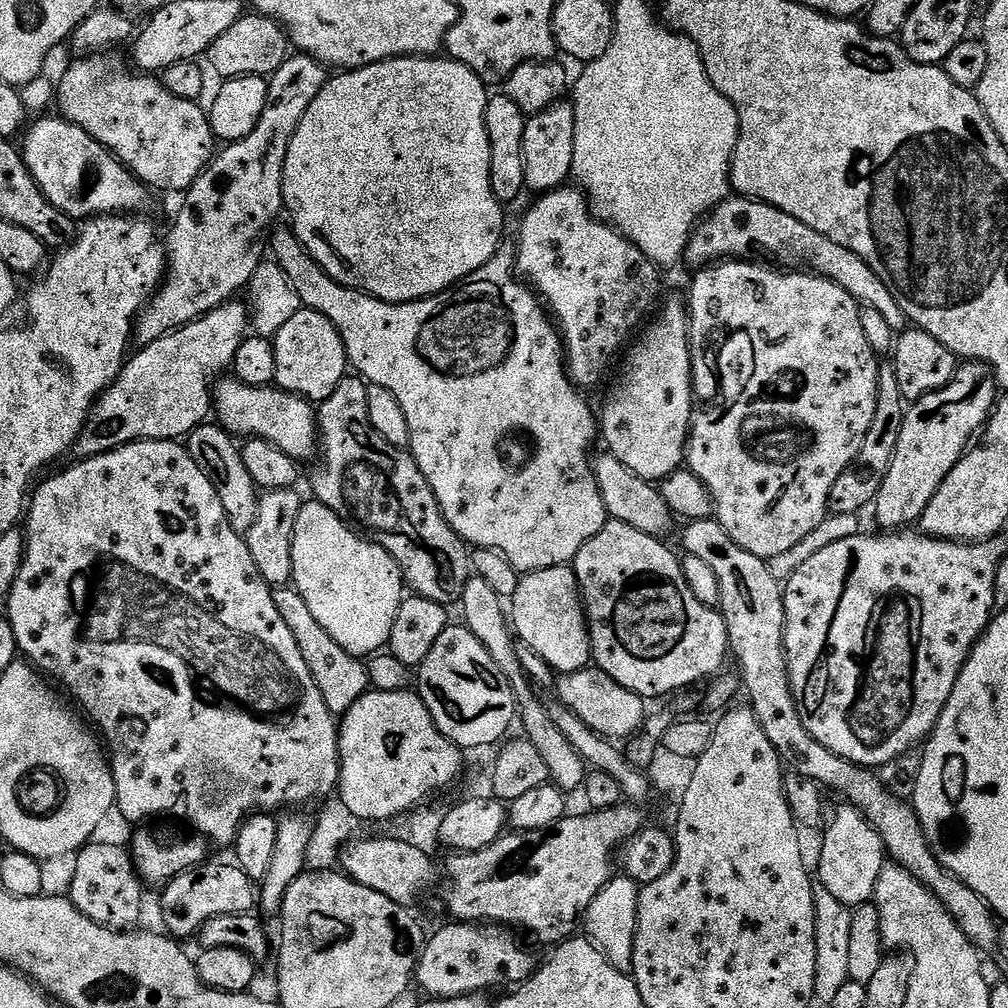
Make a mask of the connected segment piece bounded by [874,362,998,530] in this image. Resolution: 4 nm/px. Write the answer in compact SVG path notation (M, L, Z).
M964 362L957 367L954 378L946 387L915 401L905 411L902 434L898 437L898 450L894 450L894 458L882 482L882 490L878 490L876 495L874 513L876 512L877 522L884 527L881 529L904 530L919 521L926 506L930 506L930 498L934 498L938 486L942 486L946 474L950 474L950 470L954 470L954 466L964 456L964 453L969 451L973 443L971 442L972 435L976 431L979 433L987 425L988 417L992 415L997 399L998 385L992 369L979 362Z

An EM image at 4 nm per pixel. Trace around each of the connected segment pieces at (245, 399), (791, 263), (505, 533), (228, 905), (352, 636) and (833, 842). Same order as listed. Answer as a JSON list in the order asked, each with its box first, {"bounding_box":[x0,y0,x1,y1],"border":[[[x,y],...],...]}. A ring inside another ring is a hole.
[{"bounding_box":[214,378,318,462],"border":[[[224,378],[214,389],[214,416],[220,427],[233,438],[244,436],[265,440],[298,462],[305,462],[315,452],[317,455],[318,416],[313,405],[303,396],[281,392],[272,386],[248,388],[235,378]]]},{"bounding_box":[683,194,909,334],"border":[[[739,194],[729,195],[727,200],[723,200],[697,224],[692,237],[688,239],[683,263],[689,264],[692,270],[703,270],[721,262],[759,260],[775,262],[784,270],[807,270],[825,276],[830,282],[842,286],[842,290],[855,298],[857,304],[878,310],[893,332],[899,334],[909,327],[907,314],[902,306],[898,306],[898,302],[894,302],[894,294],[890,294],[886,282],[882,282],[882,278],[878,278],[878,274],[874,274],[874,270],[870,270],[870,266],[862,262],[854,250],[846,250],[846,246],[830,242],[830,238],[818,234],[818,230],[810,230],[810,226],[774,206],[749,200]]]},{"bounding_box":[270,231,609,574],"border":[[[273,231],[270,236],[270,252],[271,255],[272,252],[276,255],[273,256],[275,263],[279,264],[286,278],[290,278],[290,286],[298,290],[301,305],[334,322],[344,343],[349,365],[368,384],[382,386],[382,390],[390,390],[390,394],[398,398],[398,406],[402,406],[402,414],[406,414],[406,423],[410,426],[410,451],[426,482],[430,482],[448,525],[473,549],[488,548],[491,552],[502,553],[521,574],[571,565],[582,546],[586,546],[586,542],[590,542],[590,538],[594,538],[594,534],[598,534],[598,530],[602,530],[609,519],[602,502],[602,494],[598,490],[596,469],[590,456],[588,460],[588,451],[591,450],[592,443],[598,440],[598,416],[597,413],[592,413],[591,406],[584,401],[585,393],[573,384],[572,377],[568,375],[564,342],[559,327],[546,311],[540,297],[527,283],[522,282],[515,255],[507,250],[497,252],[486,266],[472,273],[459,286],[441,292],[438,296],[428,296],[409,304],[388,304],[367,292],[361,292],[359,288],[348,288],[330,278],[322,270],[320,263],[303,248],[295,232],[280,231]]]},{"bounding_box":[160,862,258,937],"border":[[[205,862],[187,872],[179,872],[173,880],[167,881],[163,885],[164,893],[160,896],[160,916],[164,919],[164,924],[173,937],[180,936],[195,937],[206,922],[212,918],[218,918],[224,914],[242,914],[252,912],[258,904],[258,892],[254,887],[254,881],[244,873],[235,863],[212,864]]]},{"bounding_box":[292,502,406,658],"border":[[[319,502],[305,503],[301,507],[298,514],[298,522],[294,526],[294,538],[292,539],[292,579],[297,592],[302,594],[302,598],[306,598],[306,606],[310,606],[310,614],[314,614],[314,618],[318,618],[318,622],[322,625],[322,630],[326,630],[326,634],[330,634],[330,638],[334,638],[334,642],[338,642],[338,646],[342,646],[354,658],[368,658],[371,652],[376,652],[381,647],[387,645],[390,634],[394,630],[394,618],[398,618],[398,610],[400,605],[406,599],[406,581],[404,573],[401,572],[398,562],[391,556],[388,551],[378,542],[372,544],[368,540],[363,540],[359,536],[359,531],[353,530],[346,521],[340,517],[337,512],[330,510],[325,504]]]},{"bounding_box":[818,803,886,906],"border":[[[841,803],[836,813],[831,813],[823,829],[824,841],[820,844],[820,876],[818,883],[838,902],[849,906],[867,904],[875,897],[876,883],[886,863],[886,853],[882,838],[872,825],[851,804]],[[828,828],[828,829],[827,829]]]}]

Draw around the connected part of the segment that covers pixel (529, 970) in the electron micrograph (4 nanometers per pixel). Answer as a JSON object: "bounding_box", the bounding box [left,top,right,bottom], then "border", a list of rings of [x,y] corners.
{"bounding_box":[415,922,538,1000],"border":[[[448,922],[445,928],[427,937],[423,952],[416,961],[415,983],[433,1000],[453,1000],[459,996],[483,993],[483,988],[499,984],[519,986],[532,977],[538,967],[524,948],[516,945],[511,931],[500,926],[477,926],[472,922]]]}

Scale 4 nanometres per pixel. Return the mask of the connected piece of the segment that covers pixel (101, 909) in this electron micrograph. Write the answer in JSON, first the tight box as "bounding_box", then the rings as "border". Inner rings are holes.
{"bounding_box":[70,843,145,930],"border":[[[96,843],[85,844],[75,857],[70,898],[74,906],[94,922],[117,930],[135,929],[144,912],[145,888],[140,873],[136,871],[136,862],[125,845],[123,848],[120,844]]]}

